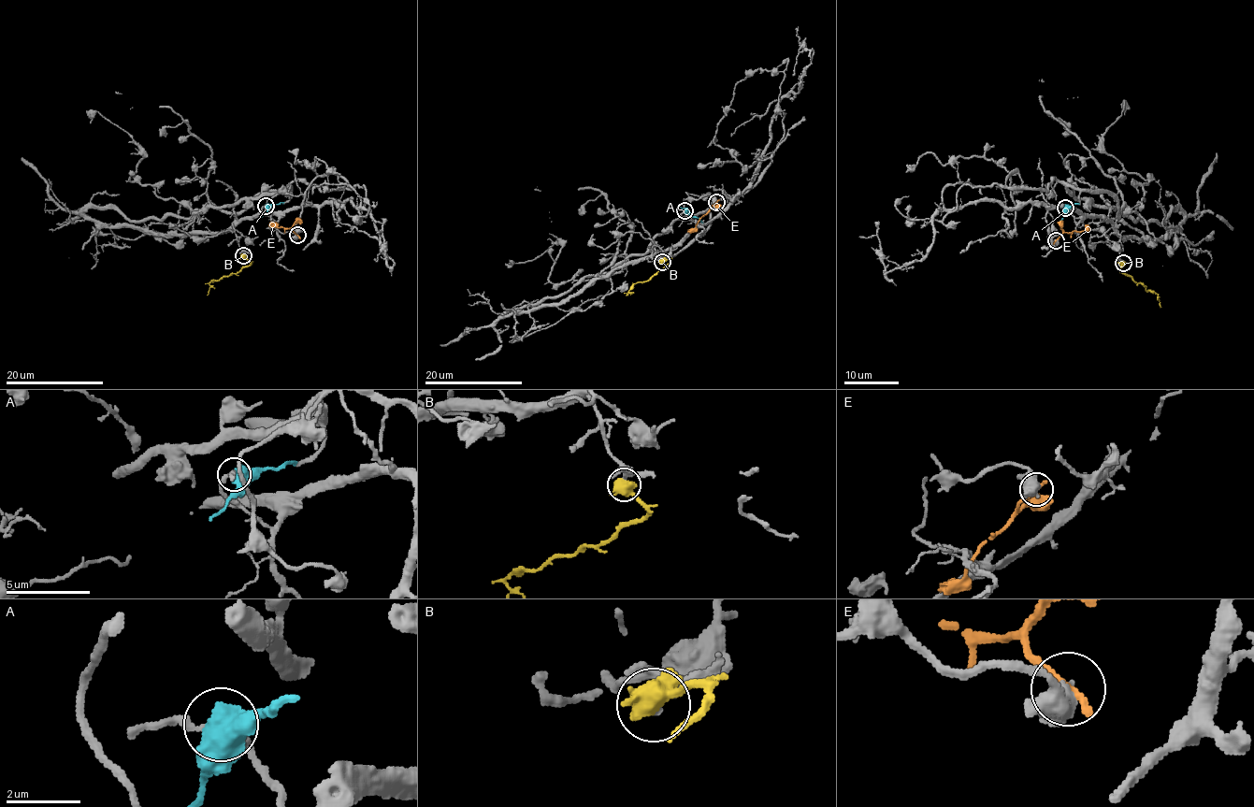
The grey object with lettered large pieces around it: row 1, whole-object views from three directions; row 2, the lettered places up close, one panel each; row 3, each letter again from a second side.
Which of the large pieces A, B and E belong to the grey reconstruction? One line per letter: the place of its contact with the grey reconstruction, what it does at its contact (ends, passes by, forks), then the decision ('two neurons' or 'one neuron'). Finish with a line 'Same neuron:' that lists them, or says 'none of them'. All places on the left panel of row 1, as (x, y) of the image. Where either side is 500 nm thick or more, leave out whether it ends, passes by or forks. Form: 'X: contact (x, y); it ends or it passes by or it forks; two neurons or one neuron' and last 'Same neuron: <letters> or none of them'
A: contact (266, 206); one neuron
B: contact (243, 255); two neurons
E: contact (297, 235); two neurons
Same neuron: A

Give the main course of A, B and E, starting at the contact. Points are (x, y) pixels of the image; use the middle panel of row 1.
A: (684, 210), (703, 222)
B: (662, 262), (669, 261), (646, 281), (636, 283), (626, 295)
E: (716, 202), (696, 227), (687, 232)

